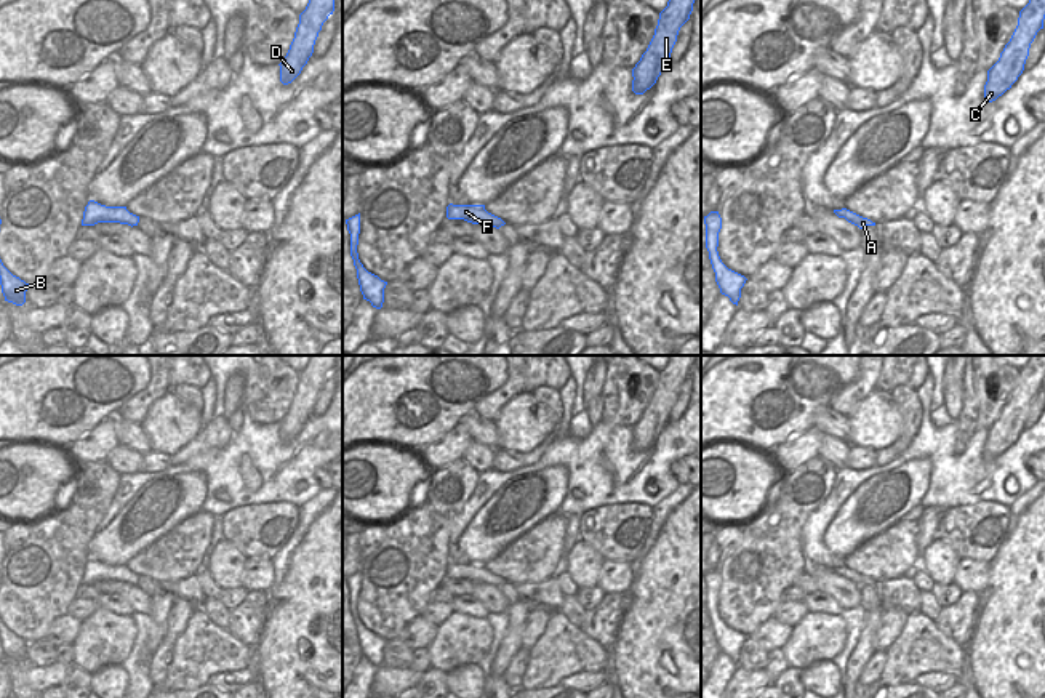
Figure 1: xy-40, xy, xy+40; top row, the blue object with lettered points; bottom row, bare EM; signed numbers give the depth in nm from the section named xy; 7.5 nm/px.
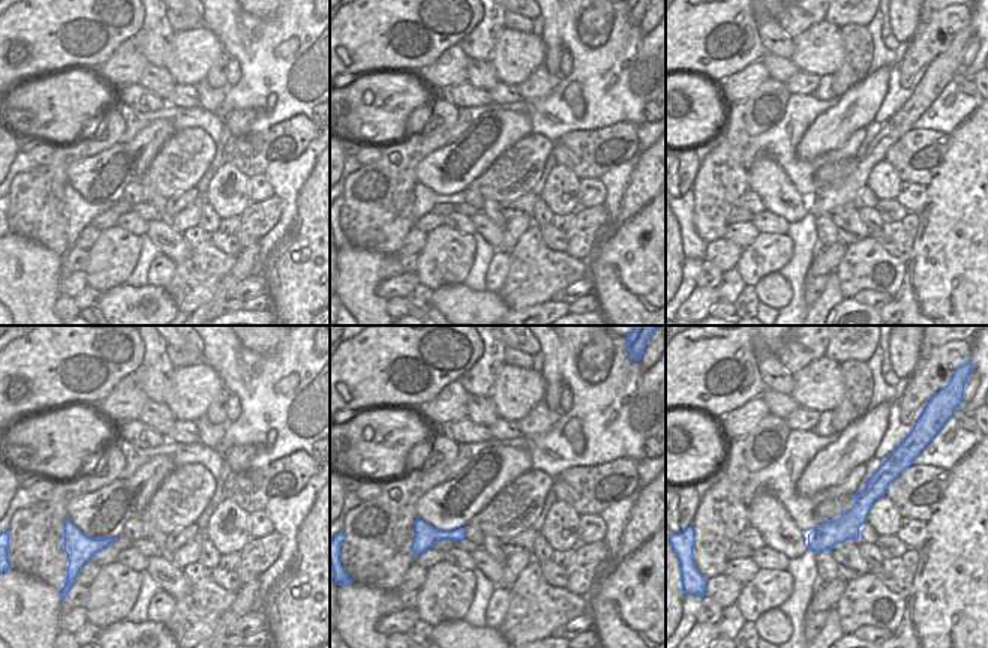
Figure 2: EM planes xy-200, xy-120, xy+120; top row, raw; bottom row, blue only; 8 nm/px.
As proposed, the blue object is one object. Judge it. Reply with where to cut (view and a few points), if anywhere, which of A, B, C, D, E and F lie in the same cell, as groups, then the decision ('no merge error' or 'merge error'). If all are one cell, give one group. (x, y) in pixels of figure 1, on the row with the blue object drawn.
no cut; A B C D E F; no merge error

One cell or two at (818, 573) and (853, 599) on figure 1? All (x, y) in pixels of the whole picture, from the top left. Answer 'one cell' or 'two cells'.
one cell

